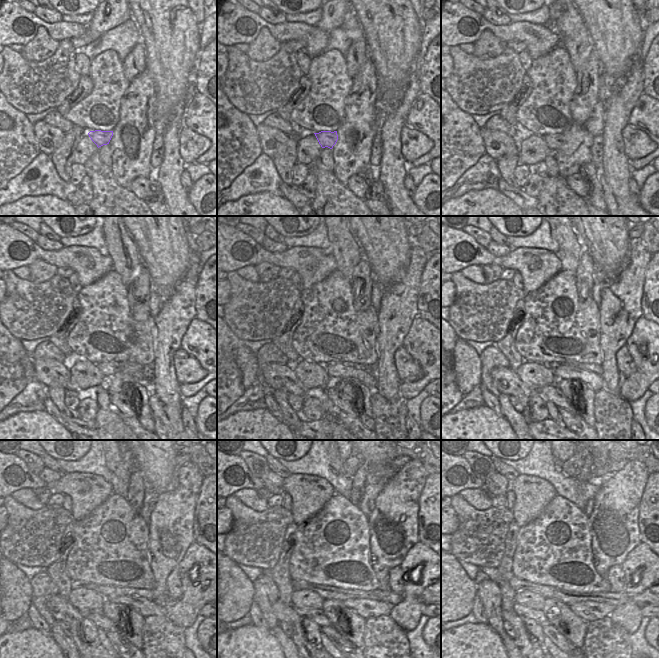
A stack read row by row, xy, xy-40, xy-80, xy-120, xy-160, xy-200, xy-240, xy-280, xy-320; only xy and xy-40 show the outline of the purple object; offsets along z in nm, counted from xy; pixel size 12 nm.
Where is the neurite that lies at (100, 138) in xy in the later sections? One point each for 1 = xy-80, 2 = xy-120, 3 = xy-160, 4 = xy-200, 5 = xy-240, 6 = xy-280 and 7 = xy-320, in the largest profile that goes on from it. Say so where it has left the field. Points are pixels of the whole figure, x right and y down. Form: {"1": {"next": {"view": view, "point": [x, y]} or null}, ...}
{"1": {"next": {"view": "xy-80", "point": [554, 141]}}, "2": {"next": {"view": "xy-120", "point": [108, 369]}}, "3": {"next": {"view": "xy-160", "point": [338, 370]}}, "4": {"next": {"view": "xy-200", "point": [564, 370]}}, "5": {"next": {"view": "xy-240", "point": [146, 607]}}, "6": {"next": {"view": "xy-280", "point": [366, 608]}}, "7": {"next": {"view": "xy-320", "point": [589, 611]}}}

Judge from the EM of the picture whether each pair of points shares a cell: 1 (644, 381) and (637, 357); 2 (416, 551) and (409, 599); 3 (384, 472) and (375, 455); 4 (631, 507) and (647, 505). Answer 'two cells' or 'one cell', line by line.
1: one cell
2: one cell
3: one cell
4: two cells

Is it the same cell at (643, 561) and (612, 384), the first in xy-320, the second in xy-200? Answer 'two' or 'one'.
two

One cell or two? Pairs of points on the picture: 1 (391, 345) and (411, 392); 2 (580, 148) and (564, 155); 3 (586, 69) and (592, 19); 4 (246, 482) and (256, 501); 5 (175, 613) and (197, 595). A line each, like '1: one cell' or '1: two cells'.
1: two cells
2: one cell
3: two cells
4: two cells
5: one cell

